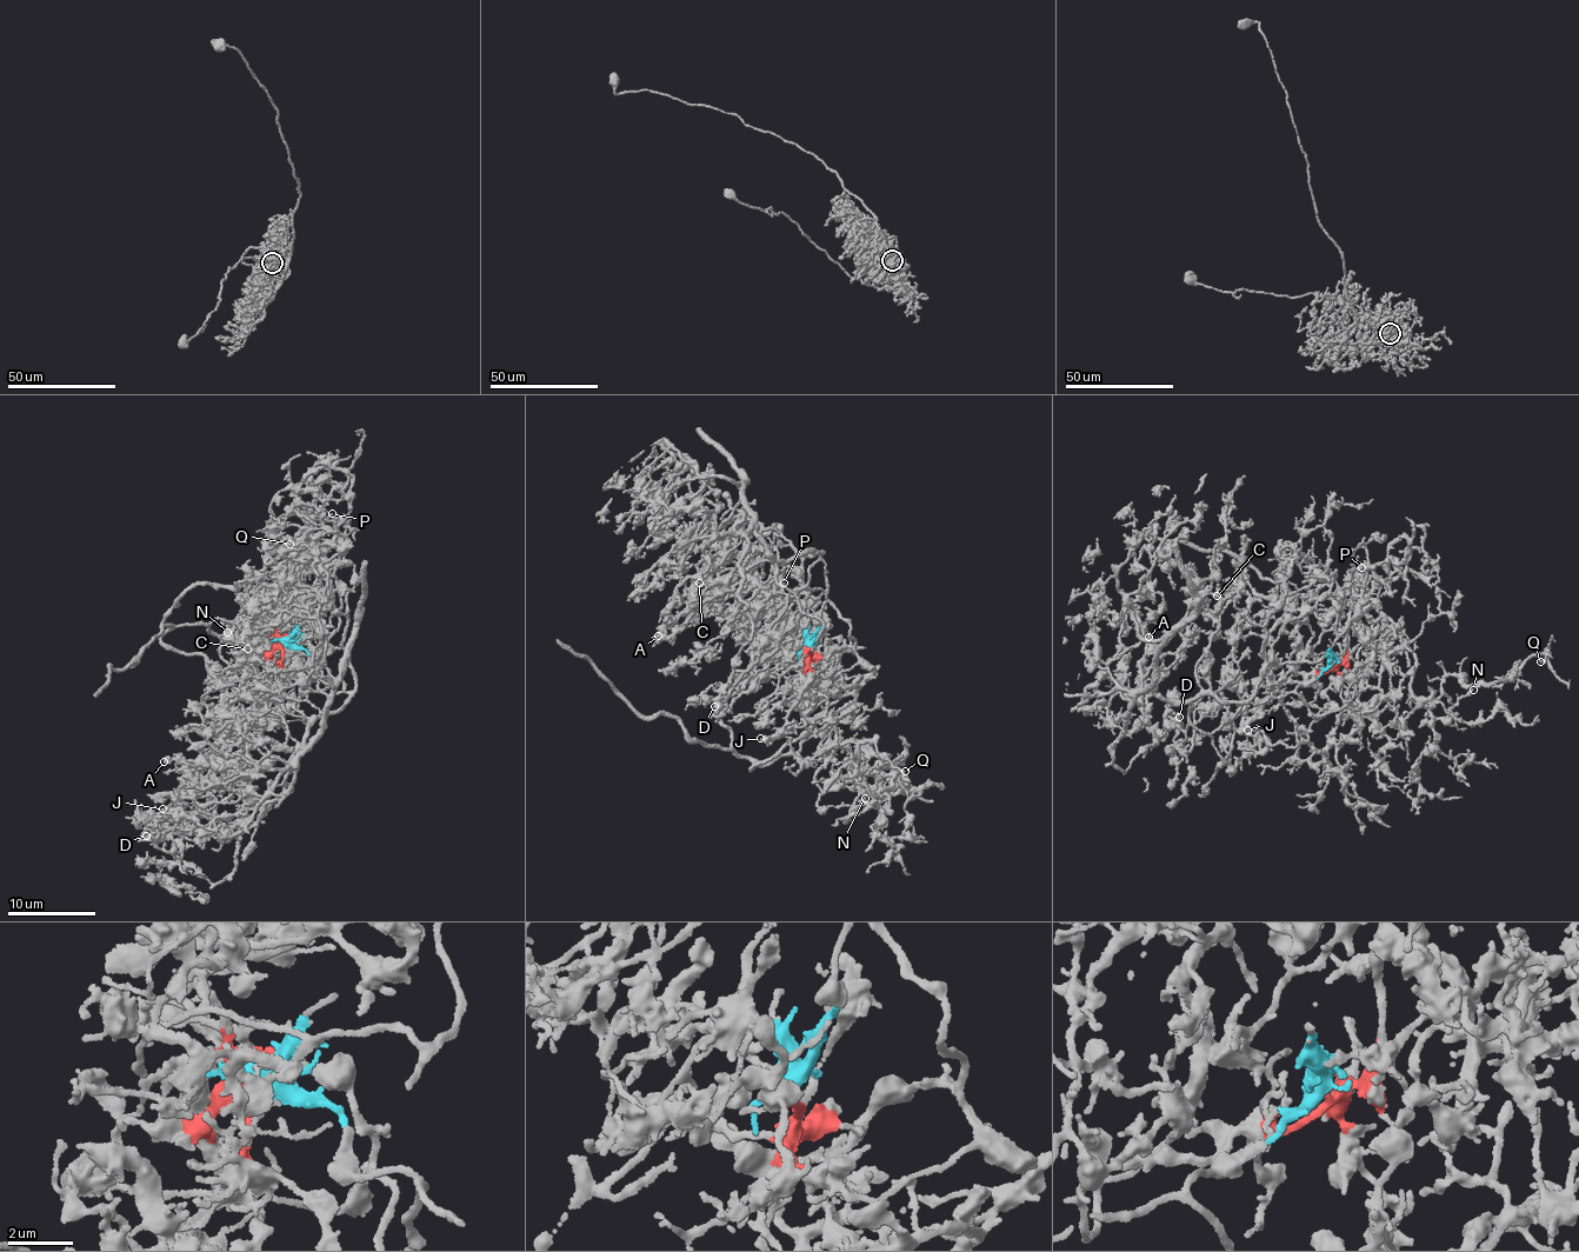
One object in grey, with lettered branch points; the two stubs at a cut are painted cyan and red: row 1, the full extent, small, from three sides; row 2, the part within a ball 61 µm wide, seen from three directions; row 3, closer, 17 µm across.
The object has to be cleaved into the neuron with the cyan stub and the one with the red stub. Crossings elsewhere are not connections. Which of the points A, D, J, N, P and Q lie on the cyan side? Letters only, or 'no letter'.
A, D, J

